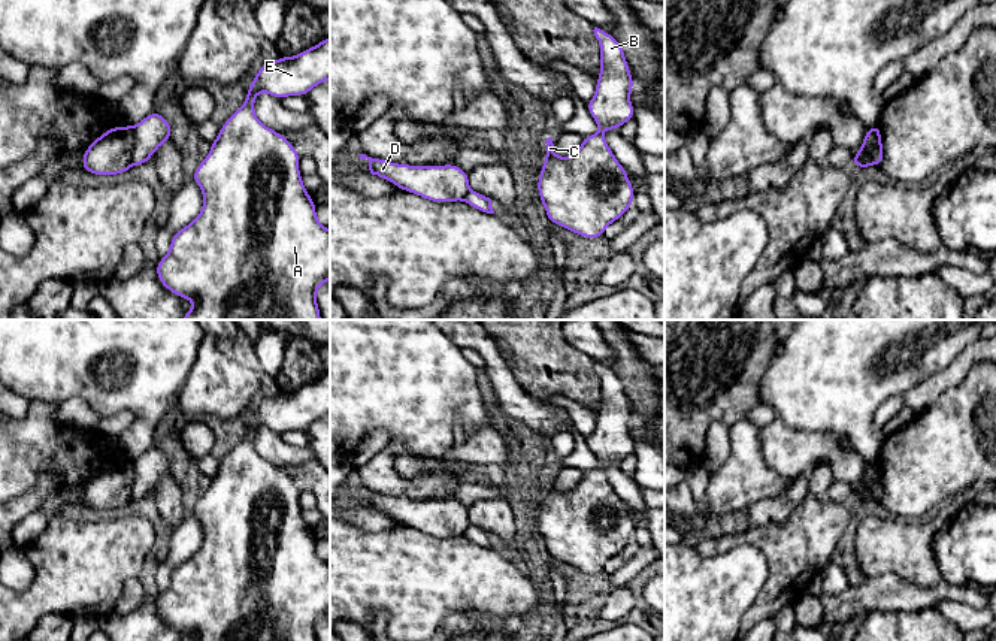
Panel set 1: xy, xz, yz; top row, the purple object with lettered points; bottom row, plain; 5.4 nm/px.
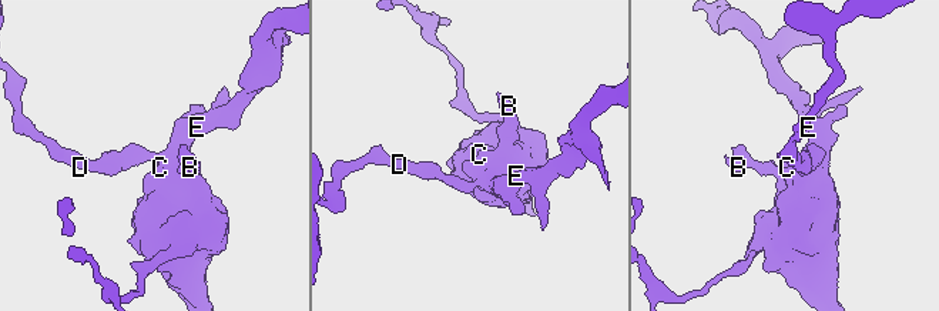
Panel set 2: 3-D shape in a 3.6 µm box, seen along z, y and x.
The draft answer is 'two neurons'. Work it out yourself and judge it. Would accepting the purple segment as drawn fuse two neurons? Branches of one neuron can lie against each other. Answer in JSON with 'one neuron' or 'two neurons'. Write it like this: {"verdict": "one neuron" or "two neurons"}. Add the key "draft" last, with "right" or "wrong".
{"verdict": "two neurons", "draft": "right"}

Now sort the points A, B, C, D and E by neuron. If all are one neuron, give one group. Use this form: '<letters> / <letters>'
A B C E / D

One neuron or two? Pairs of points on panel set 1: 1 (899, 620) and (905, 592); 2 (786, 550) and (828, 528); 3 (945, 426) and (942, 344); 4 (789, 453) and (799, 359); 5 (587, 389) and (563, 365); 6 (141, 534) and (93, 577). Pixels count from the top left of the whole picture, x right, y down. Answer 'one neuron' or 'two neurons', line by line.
1: two neurons
2: one neuron
3: two neurons
4: two neurons
5: one neuron
6: one neuron

